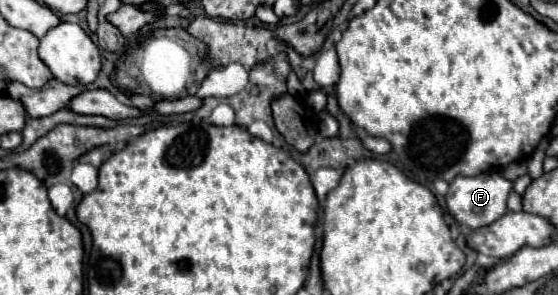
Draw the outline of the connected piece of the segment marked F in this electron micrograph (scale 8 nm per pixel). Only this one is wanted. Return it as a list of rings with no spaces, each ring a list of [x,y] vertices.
[[[486,172],[480,176],[456,176],[450,182],[450,188],[446,194],[446,206],[462,226],[474,230],[474,228],[488,226],[500,216],[504,216],[510,190],[512,190],[512,182],[504,180],[498,172]]]

